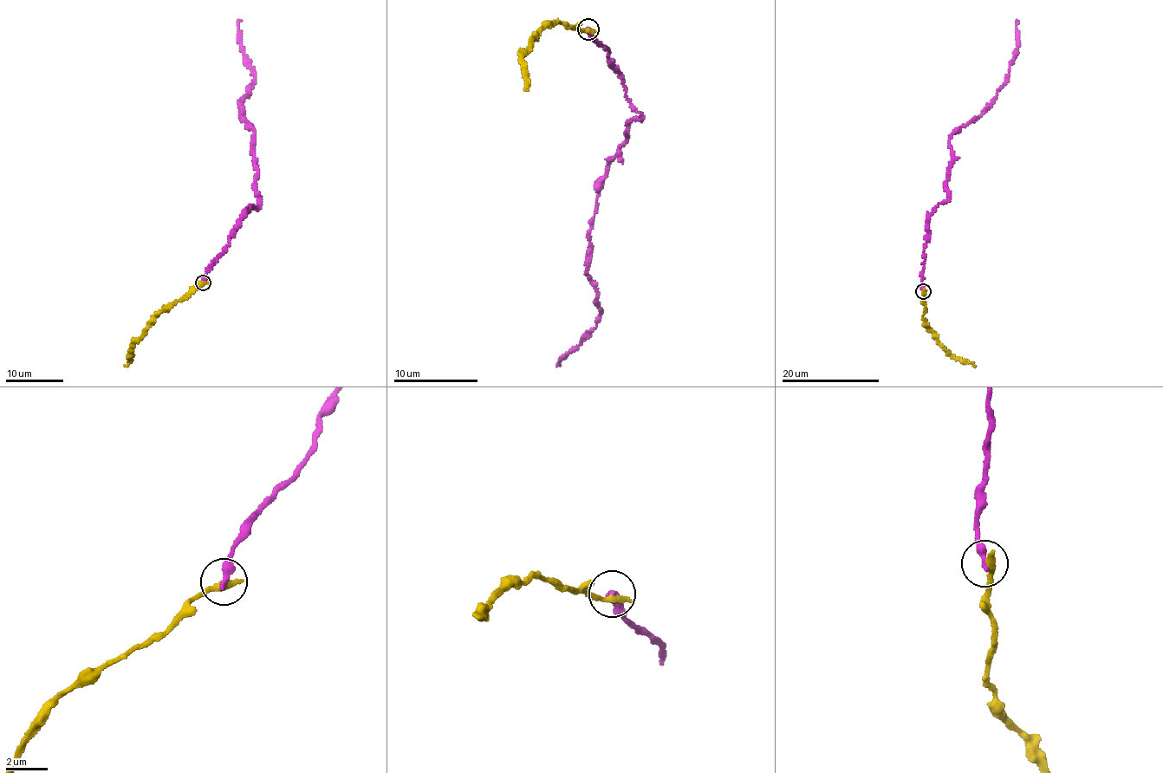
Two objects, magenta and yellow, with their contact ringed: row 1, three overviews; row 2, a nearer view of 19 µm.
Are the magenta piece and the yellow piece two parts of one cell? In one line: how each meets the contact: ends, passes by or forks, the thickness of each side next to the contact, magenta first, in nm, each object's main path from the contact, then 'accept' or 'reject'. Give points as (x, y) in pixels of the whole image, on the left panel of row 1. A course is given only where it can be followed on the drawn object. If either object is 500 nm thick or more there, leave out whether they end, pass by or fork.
magenta ends; yellow ends; calibres 360 and 360 nm; course magenta (203, 282), (243, 216), (251, 205), (258, 208), (254, 133), (238, 104), (254, 80), (239, 42), (240, 20); course yellow (203, 282), (158, 315), (133, 345), (125, 366); reject

